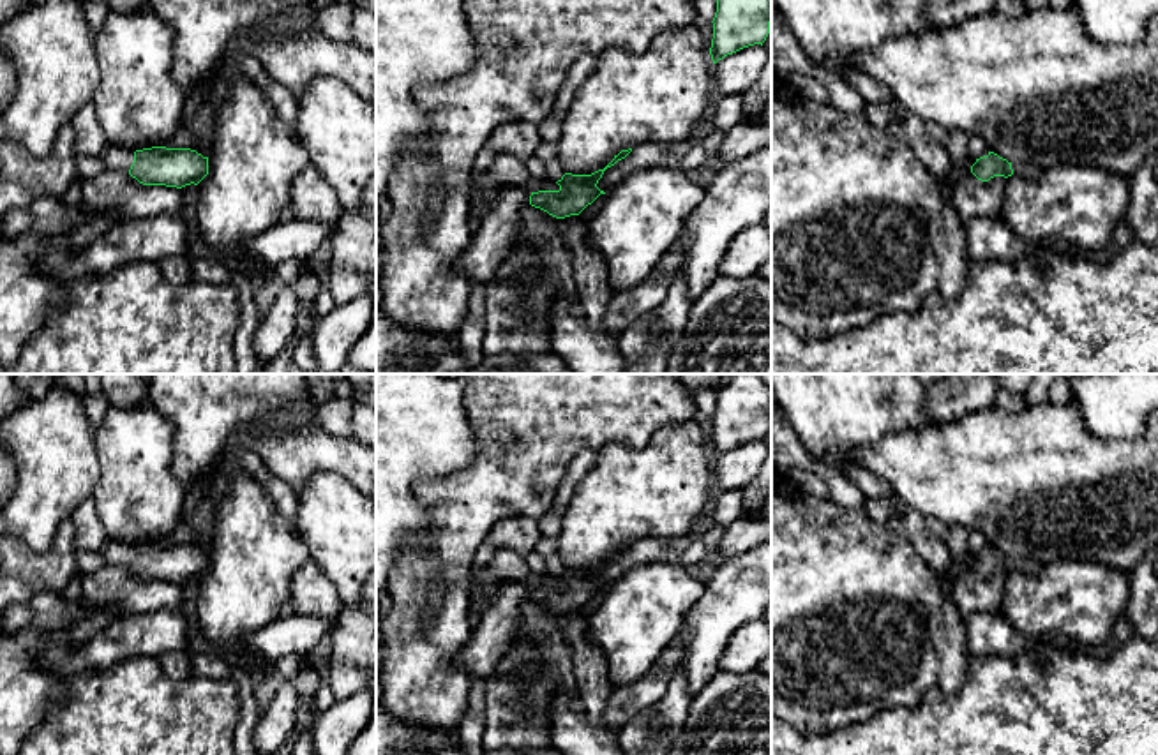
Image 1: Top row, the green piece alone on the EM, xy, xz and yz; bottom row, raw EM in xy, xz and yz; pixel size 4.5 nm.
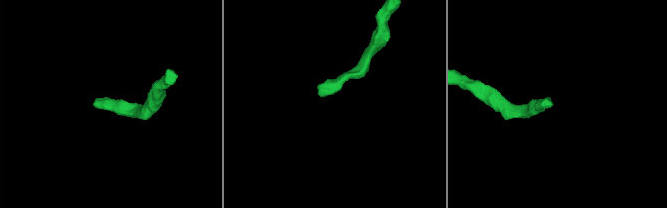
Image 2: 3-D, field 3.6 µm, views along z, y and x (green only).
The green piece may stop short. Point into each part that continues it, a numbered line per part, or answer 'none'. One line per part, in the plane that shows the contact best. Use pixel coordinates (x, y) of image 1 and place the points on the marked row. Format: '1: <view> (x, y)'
1: xy (115, 157)

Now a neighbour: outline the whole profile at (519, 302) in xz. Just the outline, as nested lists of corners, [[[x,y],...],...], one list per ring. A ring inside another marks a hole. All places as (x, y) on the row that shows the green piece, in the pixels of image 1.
[[[528,203],[519,212],[517,242],[487,288],[484,355],[551,353],[554,303],[560,296],[574,295],[563,219]]]

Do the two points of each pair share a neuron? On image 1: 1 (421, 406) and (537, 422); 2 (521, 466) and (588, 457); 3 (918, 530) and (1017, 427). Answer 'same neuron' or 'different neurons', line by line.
1: different neurons
2: different neurons
3: different neurons

